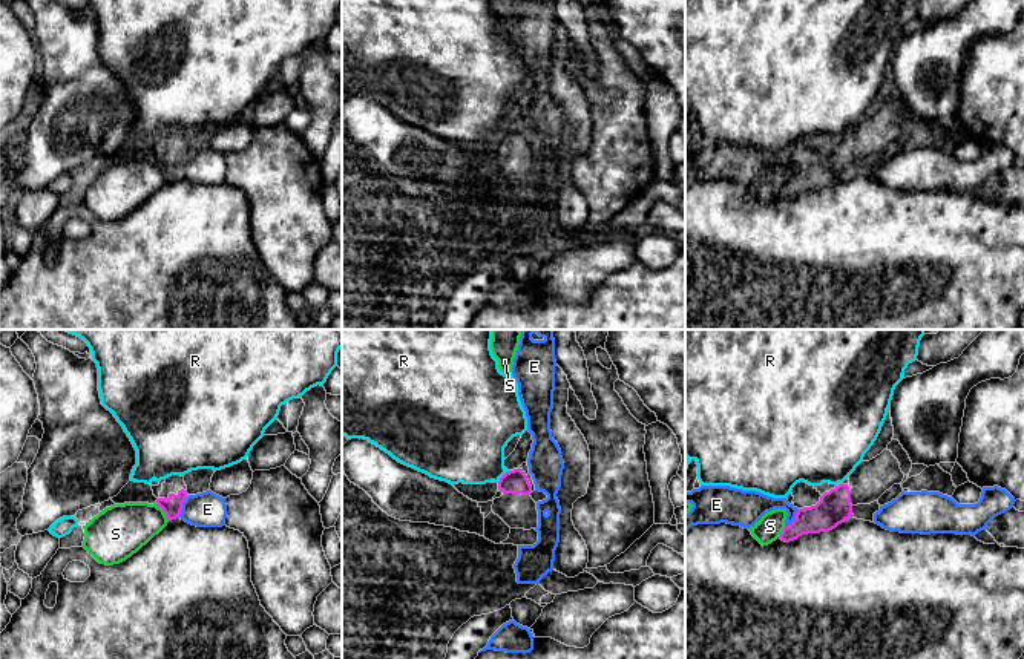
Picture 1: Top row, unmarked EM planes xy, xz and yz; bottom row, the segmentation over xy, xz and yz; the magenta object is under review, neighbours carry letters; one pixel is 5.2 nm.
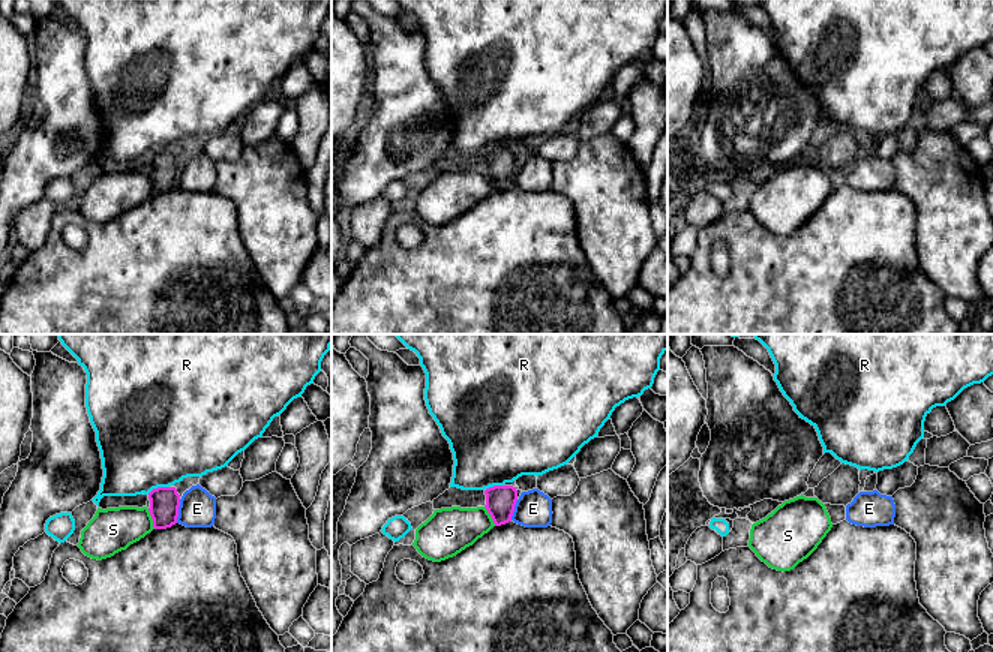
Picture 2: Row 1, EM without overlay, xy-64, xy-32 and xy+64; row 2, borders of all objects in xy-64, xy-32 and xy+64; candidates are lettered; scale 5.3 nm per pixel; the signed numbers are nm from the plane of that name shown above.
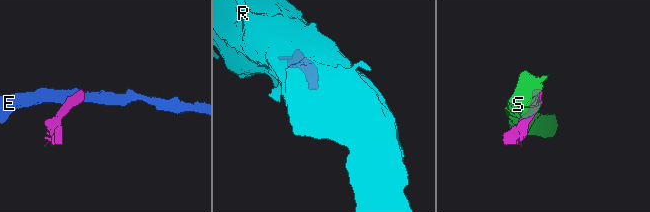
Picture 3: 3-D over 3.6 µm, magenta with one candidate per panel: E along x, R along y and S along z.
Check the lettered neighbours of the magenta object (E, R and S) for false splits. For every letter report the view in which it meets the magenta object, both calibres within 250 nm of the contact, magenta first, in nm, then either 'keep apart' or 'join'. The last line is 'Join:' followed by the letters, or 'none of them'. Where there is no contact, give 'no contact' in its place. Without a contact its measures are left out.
E: xy | 100/190 nm | keep apart
R: xz | 130/400 nm | keep apart
S: xy | 100/280 nm | keep apart
Join: none of them

